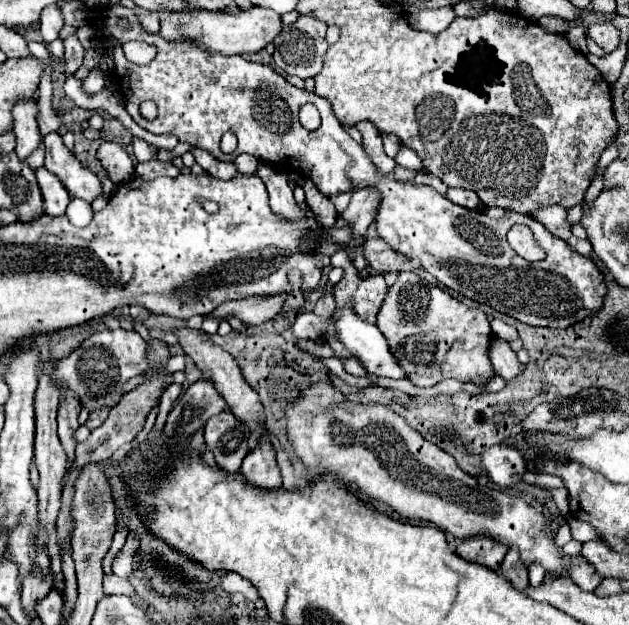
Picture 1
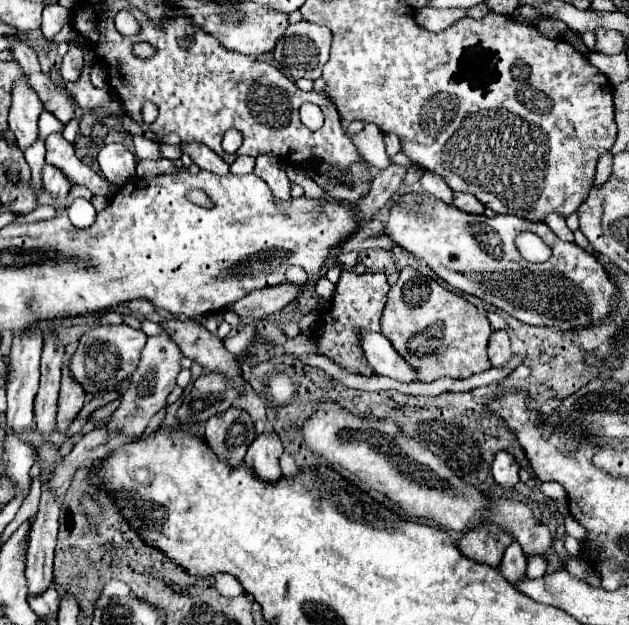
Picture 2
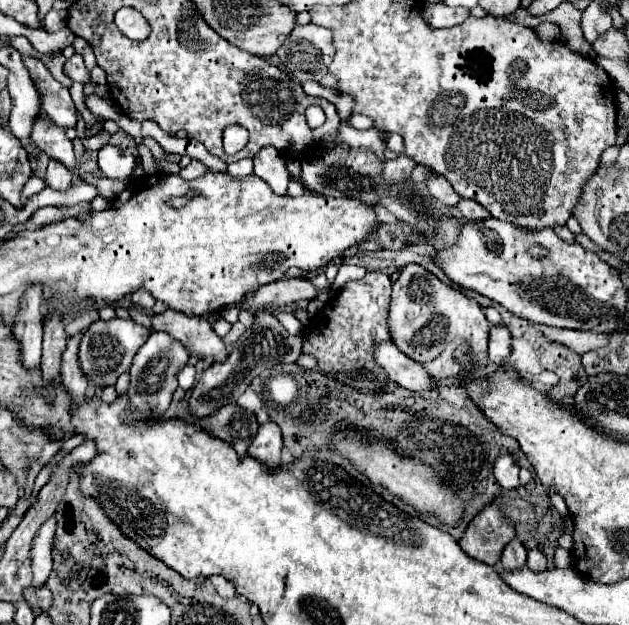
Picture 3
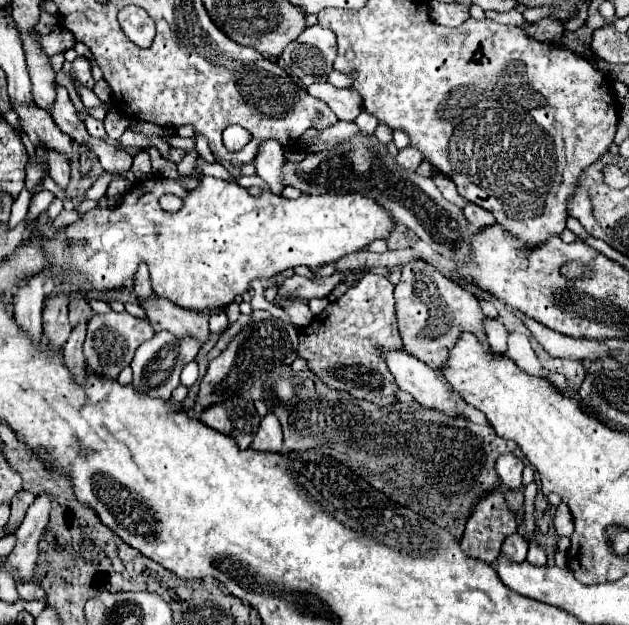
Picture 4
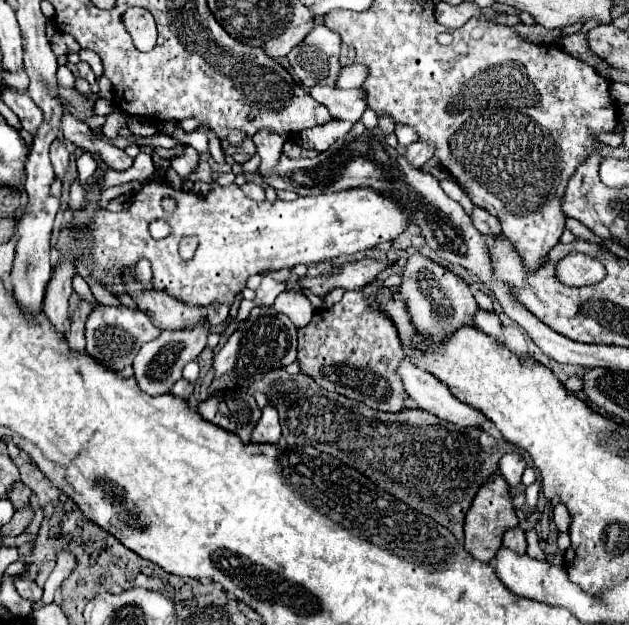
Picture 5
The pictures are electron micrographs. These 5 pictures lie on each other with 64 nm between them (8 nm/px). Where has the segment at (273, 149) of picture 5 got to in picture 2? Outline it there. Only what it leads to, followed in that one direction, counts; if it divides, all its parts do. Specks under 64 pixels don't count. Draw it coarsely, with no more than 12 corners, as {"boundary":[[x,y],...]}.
{"boundary":[[274,154],[256,158],[254,174],[276,200],[290,198],[290,180]]}

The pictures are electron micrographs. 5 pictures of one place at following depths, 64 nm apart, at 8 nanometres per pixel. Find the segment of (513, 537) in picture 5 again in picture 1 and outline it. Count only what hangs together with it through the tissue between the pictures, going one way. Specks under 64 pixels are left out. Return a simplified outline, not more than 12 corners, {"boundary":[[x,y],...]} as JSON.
{"boundary":[[510,548],[500,574],[516,588],[528,584],[528,570],[518,548]]}

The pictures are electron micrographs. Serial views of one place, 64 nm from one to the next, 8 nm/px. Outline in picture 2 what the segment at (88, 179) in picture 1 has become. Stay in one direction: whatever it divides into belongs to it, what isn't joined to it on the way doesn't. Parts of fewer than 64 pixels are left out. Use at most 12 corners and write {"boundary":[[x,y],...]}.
{"boundary":[[62,132],[46,138],[46,162],[94,196],[112,196],[118,186],[86,168]]}

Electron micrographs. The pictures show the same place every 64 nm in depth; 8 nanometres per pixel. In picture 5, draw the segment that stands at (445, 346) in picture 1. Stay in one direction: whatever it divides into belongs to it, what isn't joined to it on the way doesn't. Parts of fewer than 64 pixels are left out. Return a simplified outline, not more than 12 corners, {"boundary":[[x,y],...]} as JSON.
{"boundary":[[412,254],[400,294],[434,342],[474,326],[470,286]]}

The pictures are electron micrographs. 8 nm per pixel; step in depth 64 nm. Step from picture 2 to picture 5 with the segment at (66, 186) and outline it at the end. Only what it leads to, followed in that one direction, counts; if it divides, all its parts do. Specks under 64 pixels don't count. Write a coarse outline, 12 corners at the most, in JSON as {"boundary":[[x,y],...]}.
{"boundary":[[64,138],[50,144],[50,160],[56,178],[68,168],[68,148]]}

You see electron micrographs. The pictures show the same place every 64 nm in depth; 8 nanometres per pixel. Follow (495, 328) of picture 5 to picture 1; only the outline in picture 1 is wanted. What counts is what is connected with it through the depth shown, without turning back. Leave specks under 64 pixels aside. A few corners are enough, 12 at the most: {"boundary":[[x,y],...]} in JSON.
{"boundary":[[494,338],[490,362],[504,380],[520,376],[520,362],[506,340]]}

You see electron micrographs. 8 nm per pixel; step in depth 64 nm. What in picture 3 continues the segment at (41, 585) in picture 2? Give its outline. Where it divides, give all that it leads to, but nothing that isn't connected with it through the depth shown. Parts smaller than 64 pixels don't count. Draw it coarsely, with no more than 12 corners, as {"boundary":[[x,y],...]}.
{"boundary":[[54,516],[32,546],[32,586],[44,586],[52,570]]}

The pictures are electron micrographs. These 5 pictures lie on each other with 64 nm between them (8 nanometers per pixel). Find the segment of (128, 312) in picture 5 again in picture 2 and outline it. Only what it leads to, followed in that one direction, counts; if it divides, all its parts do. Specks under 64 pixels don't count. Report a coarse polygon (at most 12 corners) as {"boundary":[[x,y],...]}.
{"boundary":[[128,324],[88,330],[70,362],[86,394],[134,372],[146,334]]}

